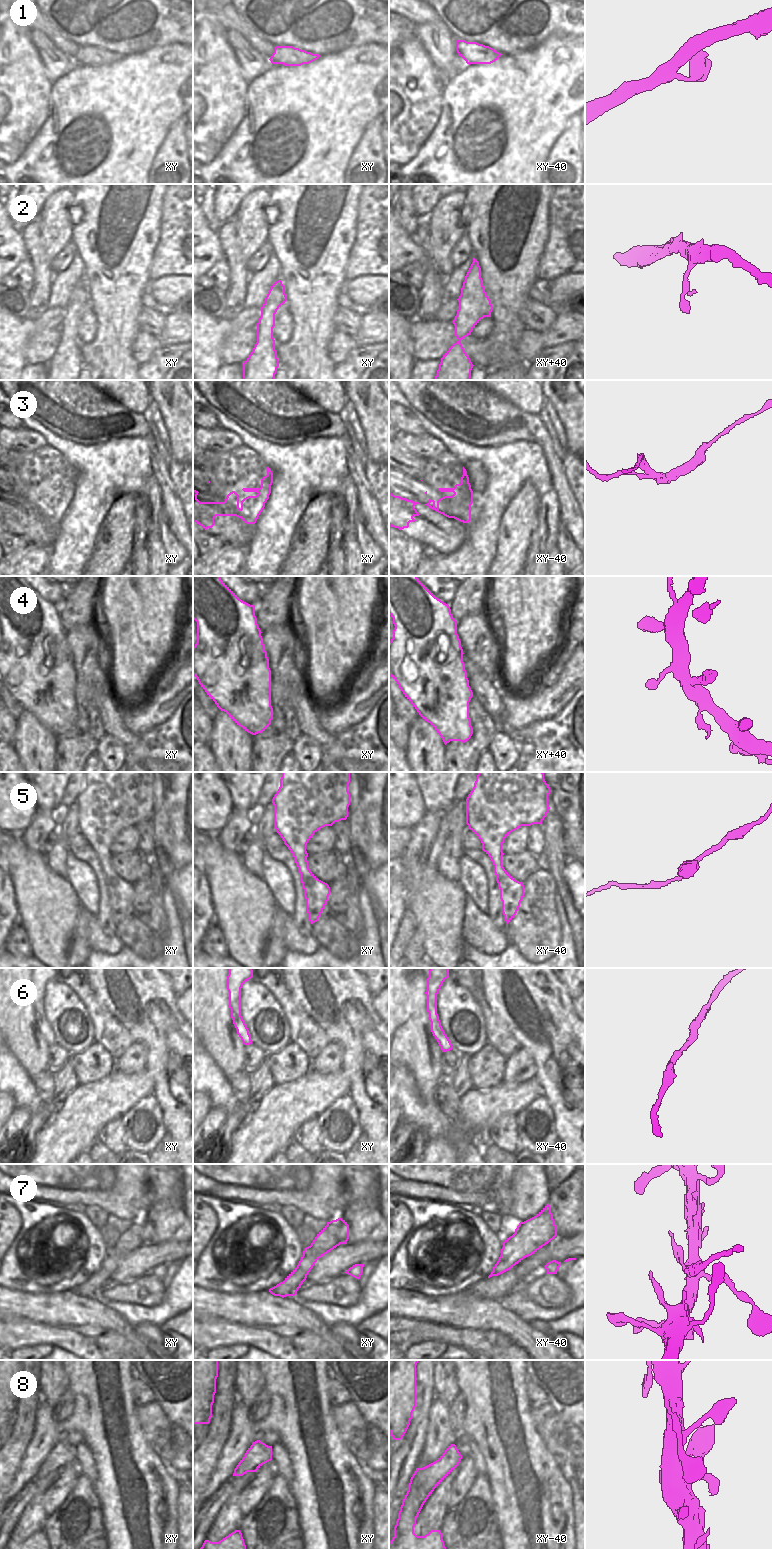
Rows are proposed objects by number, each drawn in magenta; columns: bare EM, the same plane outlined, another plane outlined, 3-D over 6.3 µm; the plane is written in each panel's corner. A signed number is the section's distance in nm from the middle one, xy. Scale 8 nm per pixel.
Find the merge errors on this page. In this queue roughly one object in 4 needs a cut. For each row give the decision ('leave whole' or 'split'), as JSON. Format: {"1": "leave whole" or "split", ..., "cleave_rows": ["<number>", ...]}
{"1": "leave whole", "2": "leave whole", "3": "split", "4": "leave whole", "5": "leave whole", "6": "leave whole", "7": "split", "8": "leave whole", "cleave_rows": ["3", "7"]}

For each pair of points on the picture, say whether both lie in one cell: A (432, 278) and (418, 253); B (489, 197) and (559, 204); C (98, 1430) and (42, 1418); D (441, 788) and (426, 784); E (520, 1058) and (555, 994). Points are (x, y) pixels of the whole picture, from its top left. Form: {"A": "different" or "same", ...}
{"A": "different", "B": "different", "C": "different", "D": "same", "E": "different"}

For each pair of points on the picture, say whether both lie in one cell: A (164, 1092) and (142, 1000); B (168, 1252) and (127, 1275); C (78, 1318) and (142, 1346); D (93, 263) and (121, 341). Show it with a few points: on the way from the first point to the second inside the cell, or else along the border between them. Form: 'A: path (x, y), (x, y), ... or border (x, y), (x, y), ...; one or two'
A: path (164, 1069), (164, 1031), (156, 1023); one
B: path (158, 1253), (149, 1255), (137, 1265); one
C: path (94, 1318), (112, 1320), (126, 1331); one
D: path (110, 282), (116, 288), (117, 322); one

